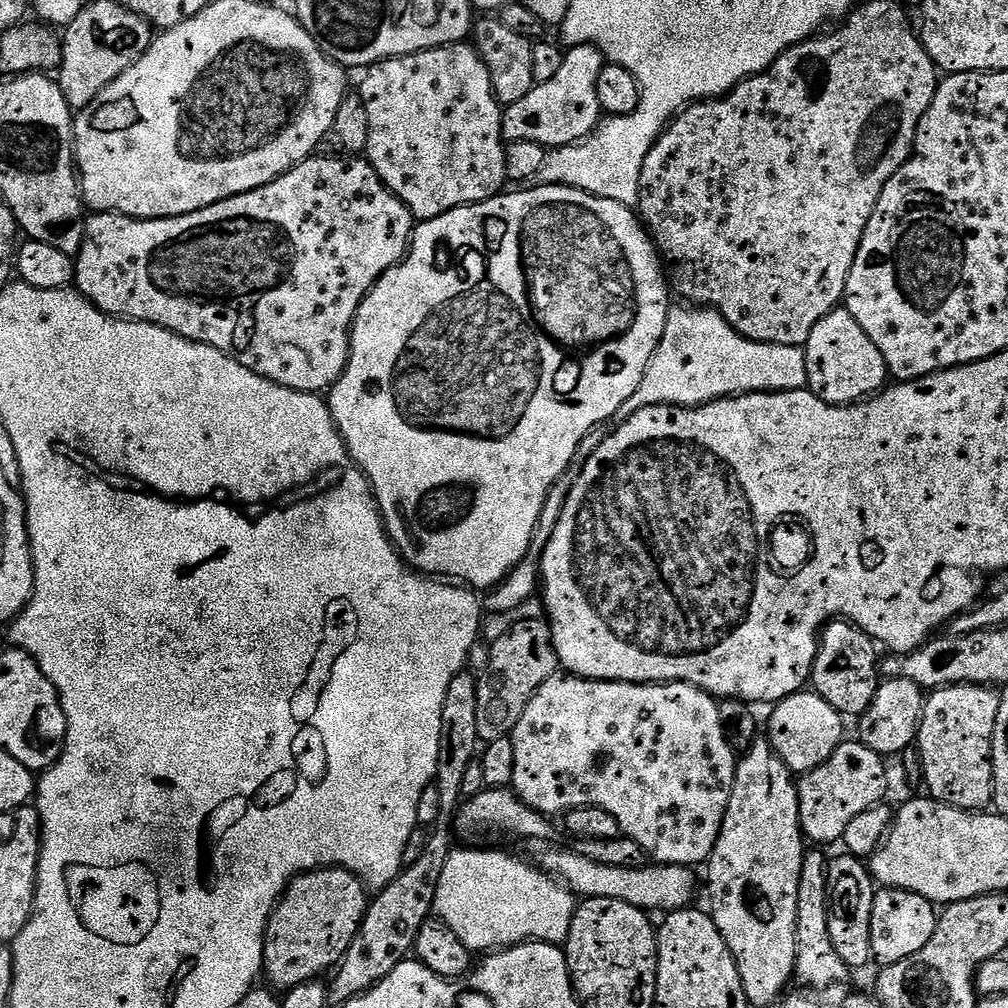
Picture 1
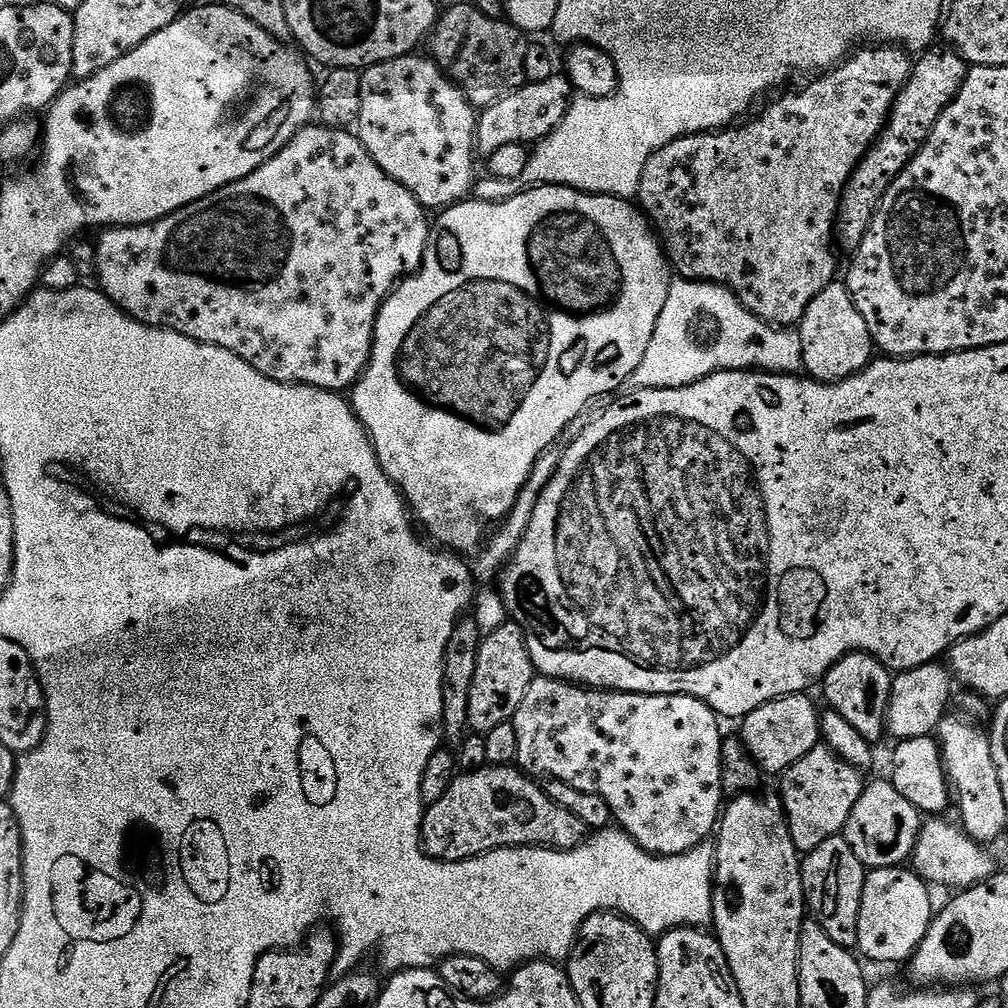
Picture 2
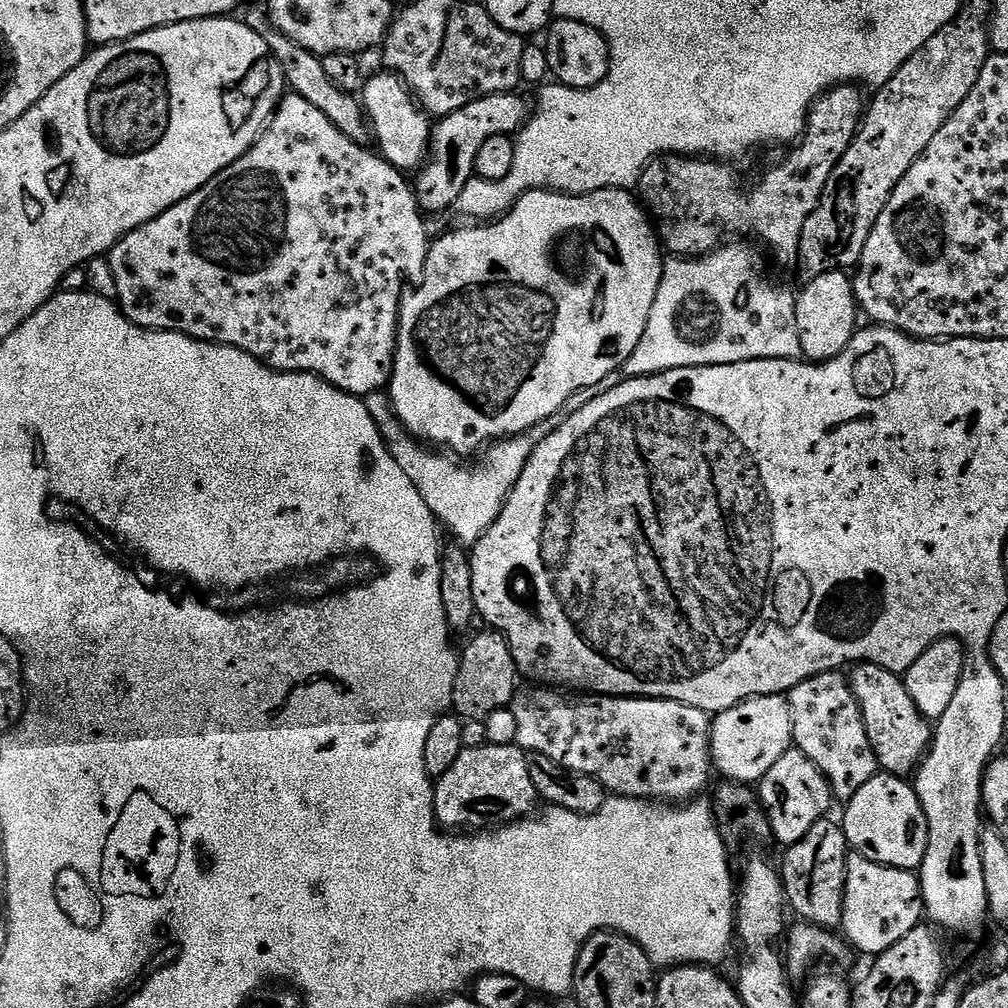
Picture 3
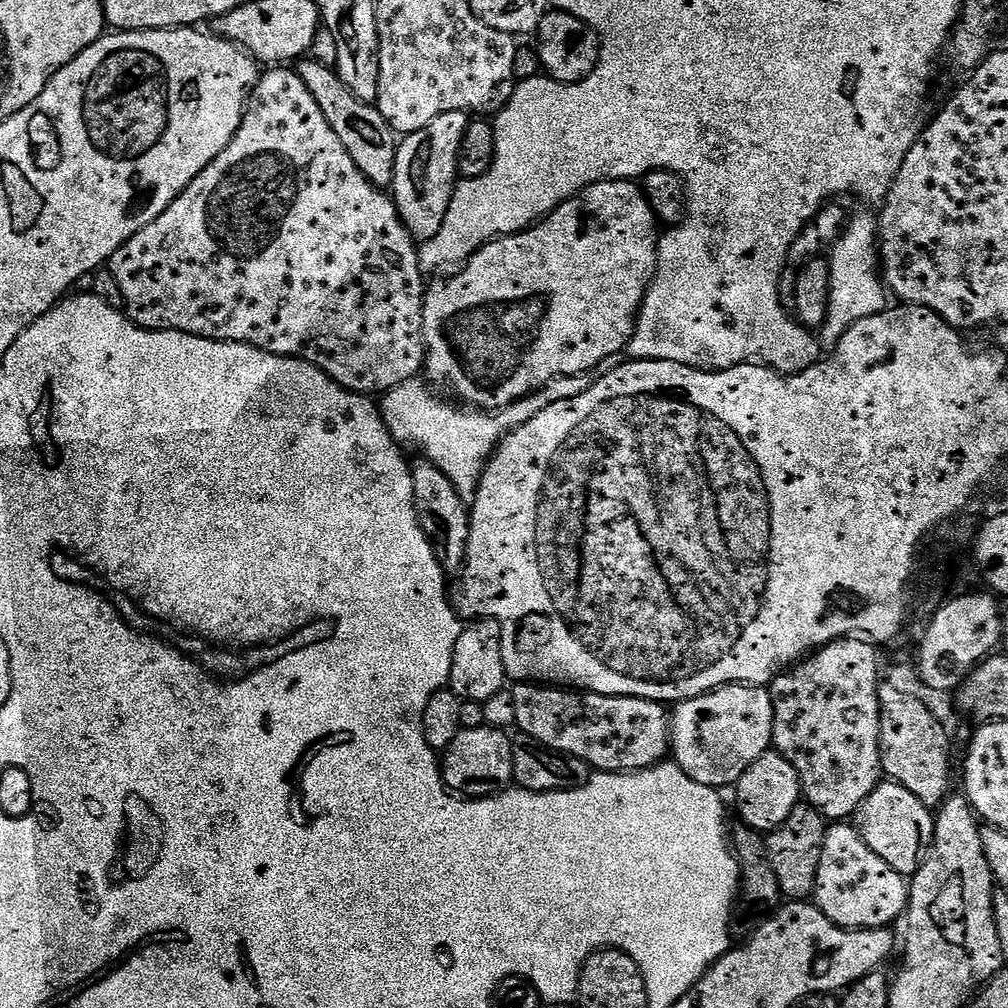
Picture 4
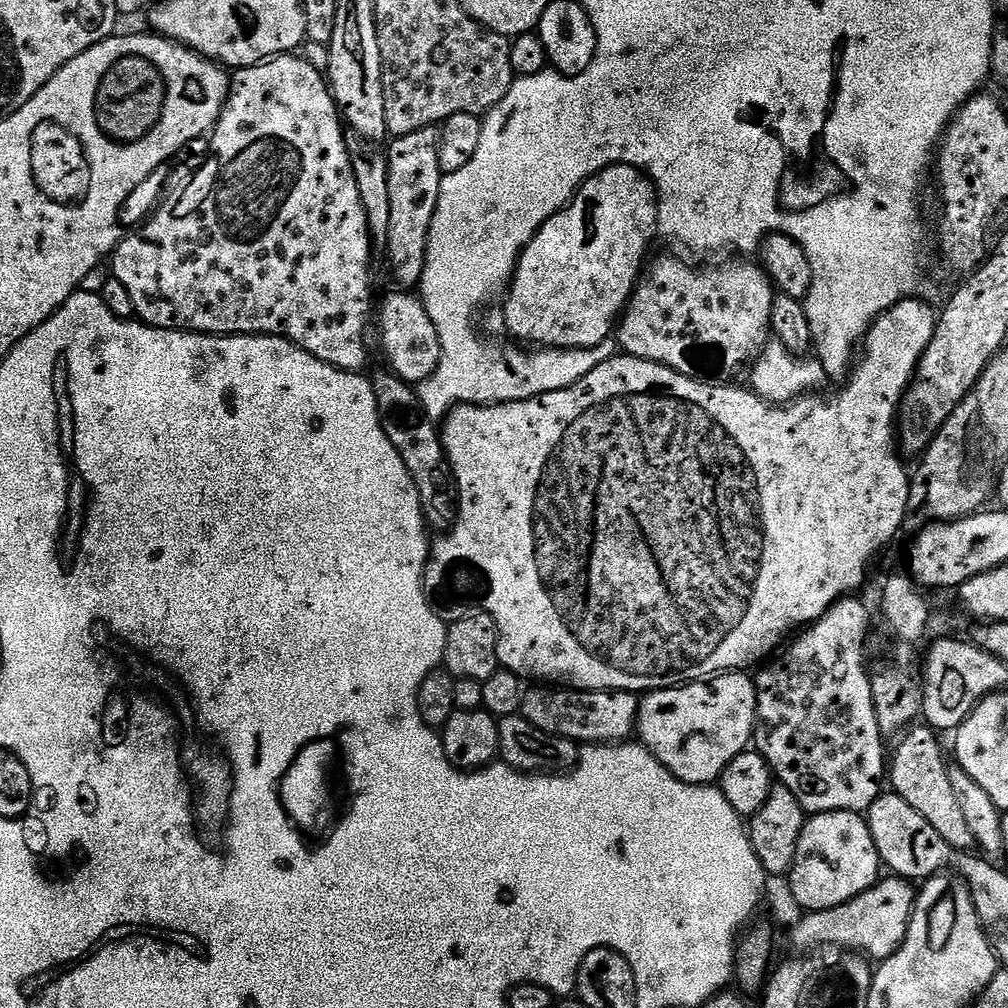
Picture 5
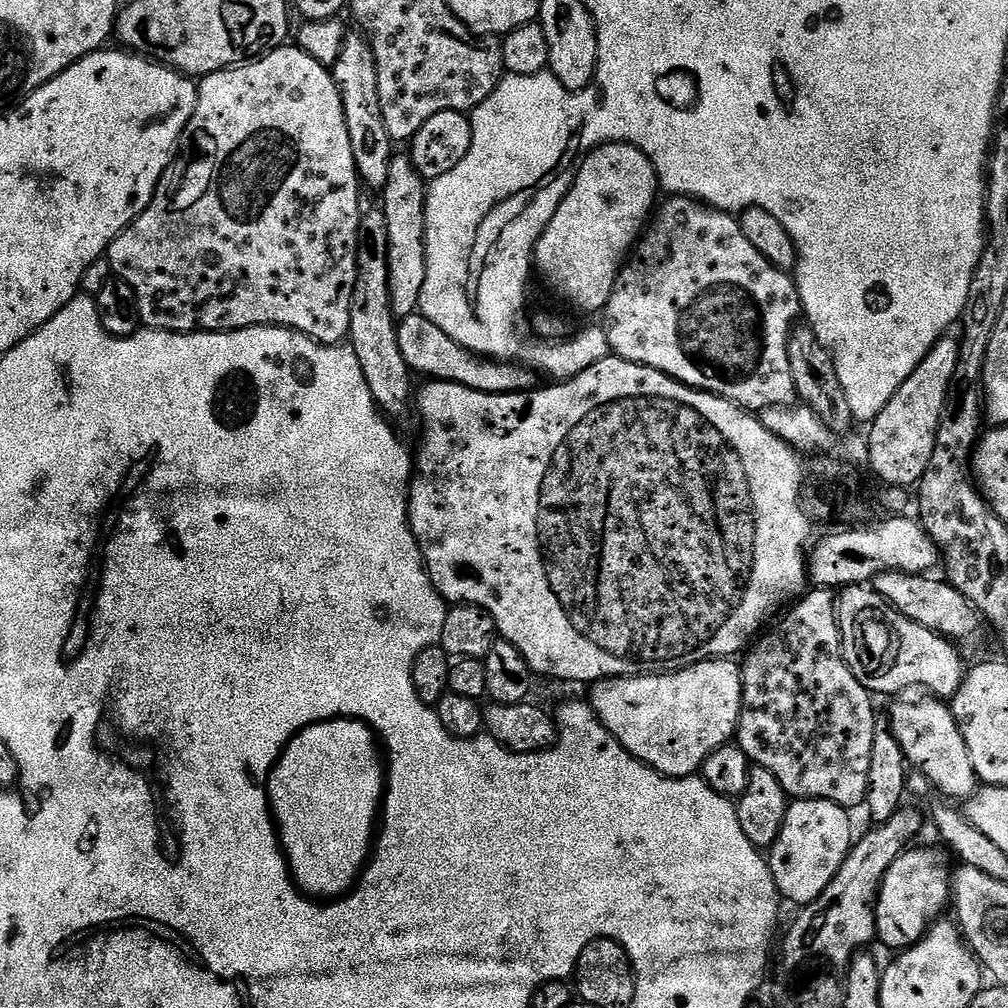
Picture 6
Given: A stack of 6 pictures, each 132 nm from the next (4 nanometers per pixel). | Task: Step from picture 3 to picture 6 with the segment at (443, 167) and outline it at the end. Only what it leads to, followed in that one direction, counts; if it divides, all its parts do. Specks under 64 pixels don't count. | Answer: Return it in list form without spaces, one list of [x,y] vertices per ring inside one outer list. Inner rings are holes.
[[[393,155],[390,162],[390,178],[382,190],[382,207],[386,218],[388,239],[388,268],[392,315],[397,318],[411,316],[420,307],[422,286],[426,278],[426,246],[424,222],[426,216],[426,182],[418,174],[407,155]]]

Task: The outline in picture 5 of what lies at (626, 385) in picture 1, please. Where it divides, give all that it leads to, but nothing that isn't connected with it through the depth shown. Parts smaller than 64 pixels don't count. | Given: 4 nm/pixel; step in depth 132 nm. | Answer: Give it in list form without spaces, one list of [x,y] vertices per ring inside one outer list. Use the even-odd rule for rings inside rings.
[[[612,164],[593,174],[576,189],[576,195],[537,230],[531,242],[524,247],[524,253],[520,255],[507,289],[508,301],[504,304],[504,324],[508,327],[509,334],[517,336],[512,337],[517,341],[525,340],[520,342],[528,346],[577,350],[598,347],[611,332],[613,335],[627,308],[636,281],[642,275],[648,243],[657,232],[656,187],[645,173],[629,164]]]

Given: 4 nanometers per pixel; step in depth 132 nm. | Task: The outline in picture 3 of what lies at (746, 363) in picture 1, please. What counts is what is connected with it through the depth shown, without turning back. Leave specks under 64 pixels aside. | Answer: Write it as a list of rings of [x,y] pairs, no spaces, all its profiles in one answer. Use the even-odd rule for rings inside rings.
[[[740,242],[744,244],[725,243],[723,246],[716,248],[713,252],[707,252],[704,256],[695,258],[668,258],[664,262],[664,273],[662,274],[662,282],[658,286],[658,298],[654,298],[654,307],[650,310],[650,322],[646,322],[646,330],[642,334],[642,342],[638,342],[638,346],[634,346],[634,354],[630,354],[630,358],[623,366],[622,372],[625,377],[631,378],[633,376],[653,376],[656,372],[665,372],[666,370],[674,370],[675,368],[697,368],[698,366],[706,366],[707,364],[733,364],[734,362],[746,362],[748,360],[796,360],[799,359],[803,352],[801,350],[801,343],[798,337],[797,328],[797,314],[796,314],[796,299],[793,293],[780,288],[772,286],[771,282],[764,277],[764,260],[755,252],[754,249],[748,245],[748,242]]]

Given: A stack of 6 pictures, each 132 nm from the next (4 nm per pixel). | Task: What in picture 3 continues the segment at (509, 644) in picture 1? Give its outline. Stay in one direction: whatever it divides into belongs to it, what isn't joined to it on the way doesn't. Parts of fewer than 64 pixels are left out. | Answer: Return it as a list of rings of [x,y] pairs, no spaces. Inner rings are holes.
[[[485,630],[475,633],[473,640],[459,653],[460,669],[454,682],[452,708],[464,720],[485,720],[494,710],[509,707],[518,691],[518,673],[514,654],[508,640],[498,631]]]

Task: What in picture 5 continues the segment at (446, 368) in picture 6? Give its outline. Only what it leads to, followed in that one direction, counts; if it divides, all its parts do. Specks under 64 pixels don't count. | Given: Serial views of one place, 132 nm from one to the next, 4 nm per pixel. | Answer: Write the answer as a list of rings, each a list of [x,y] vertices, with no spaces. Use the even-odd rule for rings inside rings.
[[[408,290],[399,294],[401,296],[390,297],[380,308],[380,348],[388,359],[387,367],[416,386],[434,374],[440,361],[440,346],[436,342],[434,322],[430,322],[423,300]]]

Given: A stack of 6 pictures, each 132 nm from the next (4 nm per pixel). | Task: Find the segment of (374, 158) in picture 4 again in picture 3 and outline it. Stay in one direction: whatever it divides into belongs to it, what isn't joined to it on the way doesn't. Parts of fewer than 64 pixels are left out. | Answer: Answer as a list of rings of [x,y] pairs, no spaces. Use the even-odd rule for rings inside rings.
[[[267,7],[252,8],[248,13],[243,13],[242,19],[250,26],[250,30],[254,30],[254,34],[258,34],[266,42],[269,54],[278,62],[278,66],[282,66],[287,87],[295,95],[306,98],[314,106],[318,106],[318,110],[322,110],[322,114],[326,114],[326,118],[330,118],[330,122],[334,122],[334,126],[338,126],[338,130],[342,130],[342,134],[346,134],[354,142],[367,145],[373,139],[372,125],[368,123],[363,103],[353,93],[342,90],[334,86],[334,82],[330,82],[321,57],[298,46],[294,38],[286,38],[286,34],[278,31],[268,16]]]

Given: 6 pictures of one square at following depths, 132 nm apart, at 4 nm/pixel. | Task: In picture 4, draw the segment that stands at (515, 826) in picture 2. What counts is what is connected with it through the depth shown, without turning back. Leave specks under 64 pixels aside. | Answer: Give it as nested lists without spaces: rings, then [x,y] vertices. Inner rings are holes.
[[[461,728],[460,732],[450,742],[450,746],[442,752],[442,775],[444,786],[449,792],[459,794],[464,798],[479,798],[494,796],[503,792],[513,783],[514,754],[512,753],[513,737],[503,728]]]

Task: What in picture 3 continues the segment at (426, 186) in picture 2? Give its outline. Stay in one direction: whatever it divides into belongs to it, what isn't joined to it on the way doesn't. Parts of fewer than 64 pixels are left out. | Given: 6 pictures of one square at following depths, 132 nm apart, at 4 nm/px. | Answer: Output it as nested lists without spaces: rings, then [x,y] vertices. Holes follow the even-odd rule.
[[[380,70],[377,76],[369,75],[364,81],[362,103],[368,123],[372,125],[374,144],[379,155],[401,172],[415,173],[428,159],[434,124],[428,113],[416,103],[416,97],[409,92],[404,81],[396,73],[387,70]]]

